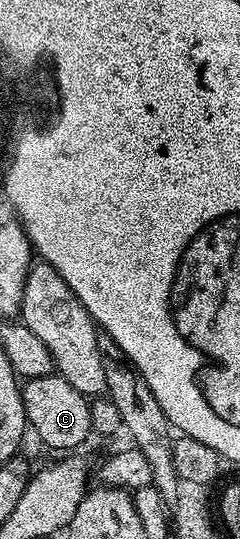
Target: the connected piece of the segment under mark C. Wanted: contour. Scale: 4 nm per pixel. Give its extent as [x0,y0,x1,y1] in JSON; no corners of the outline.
[21,372,92,452]

